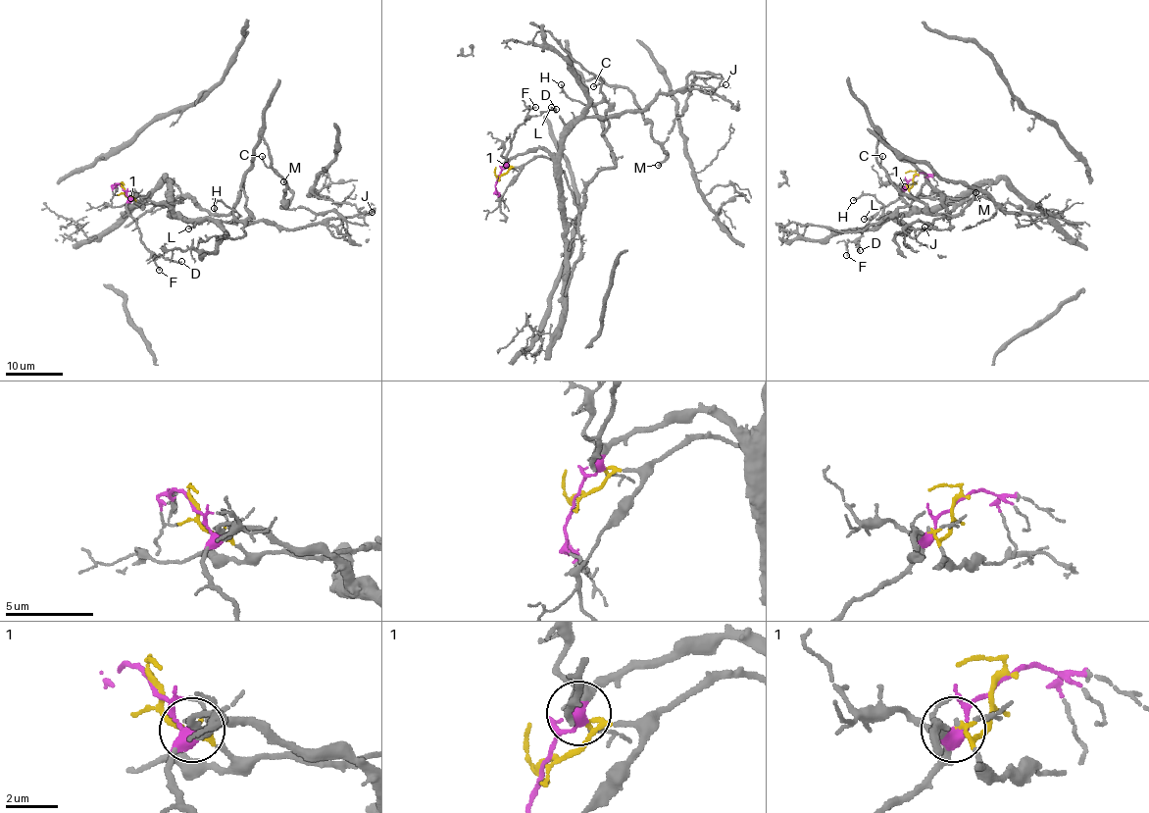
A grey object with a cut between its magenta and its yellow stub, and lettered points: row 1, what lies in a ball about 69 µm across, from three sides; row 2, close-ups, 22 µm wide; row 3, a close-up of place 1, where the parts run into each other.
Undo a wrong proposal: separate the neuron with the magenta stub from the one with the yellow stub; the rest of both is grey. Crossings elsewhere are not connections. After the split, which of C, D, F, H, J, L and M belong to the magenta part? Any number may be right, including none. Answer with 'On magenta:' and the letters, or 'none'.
On magenta: D, F, J, L

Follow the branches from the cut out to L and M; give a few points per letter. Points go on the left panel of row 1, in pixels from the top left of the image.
L: (122, 187), (131, 198), (164, 202), (181, 219), (196, 223), (187, 228)
M: (122, 187), (141, 204), (190, 198), (226, 215), (259, 136), (284, 179), (280, 207), (292, 194), (282, 180)

